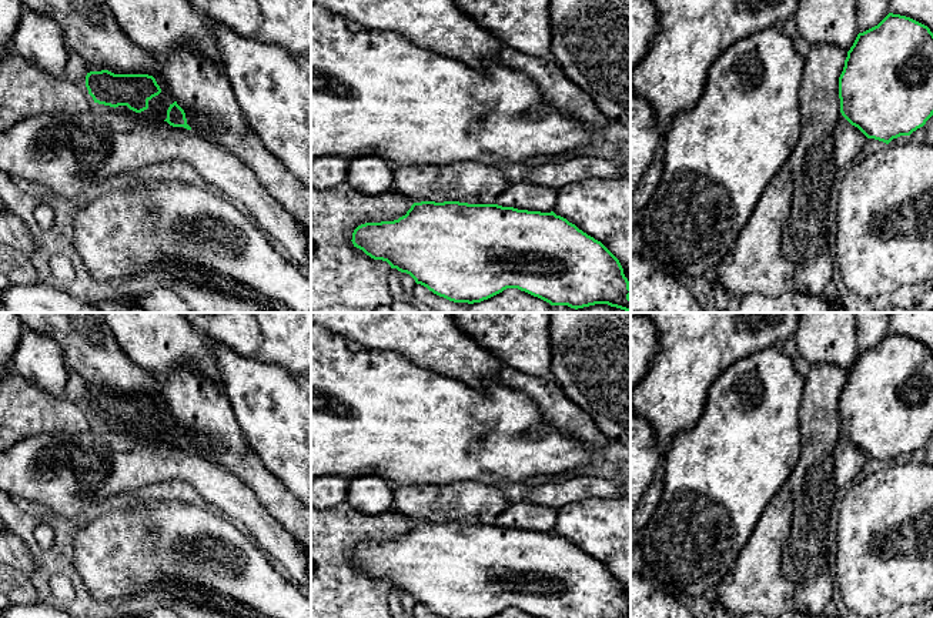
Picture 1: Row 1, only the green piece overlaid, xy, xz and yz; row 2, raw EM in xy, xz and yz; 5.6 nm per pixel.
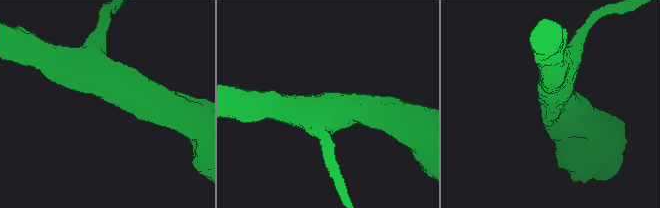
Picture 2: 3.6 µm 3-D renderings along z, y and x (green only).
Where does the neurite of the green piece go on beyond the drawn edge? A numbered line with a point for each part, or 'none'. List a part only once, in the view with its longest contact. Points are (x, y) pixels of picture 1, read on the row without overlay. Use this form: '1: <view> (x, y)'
none

